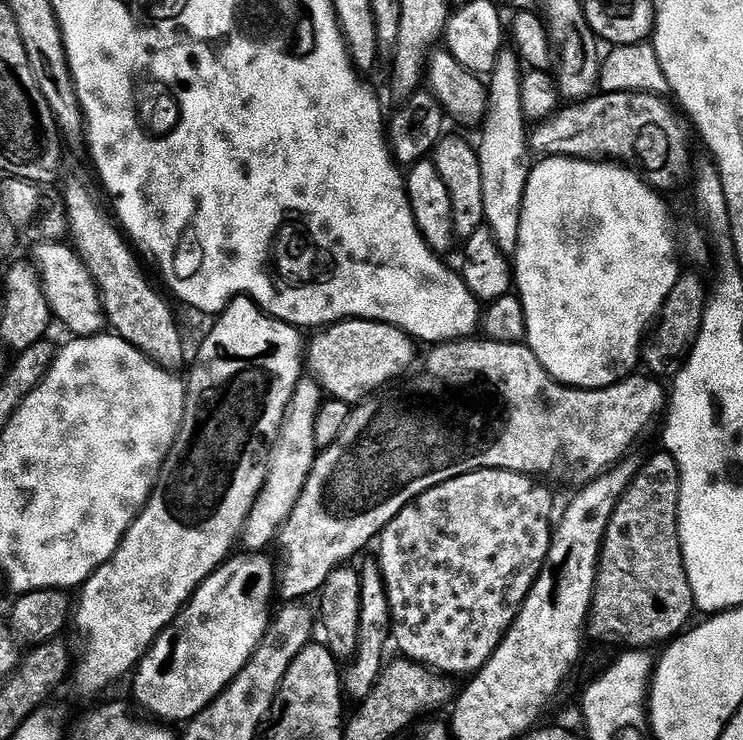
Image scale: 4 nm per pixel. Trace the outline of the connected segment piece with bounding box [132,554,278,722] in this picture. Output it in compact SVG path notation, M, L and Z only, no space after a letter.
M236 554L225 560L201 582L192 593L192 599L184 605L178 623L169 624L136 665L132 692L137 702L149 712L149 717L160 722L192 721L212 700L223 694L263 642L274 619L272 595L275 597L278 592L278 568L272 565L271 558L266 556L268 554L243 555Z

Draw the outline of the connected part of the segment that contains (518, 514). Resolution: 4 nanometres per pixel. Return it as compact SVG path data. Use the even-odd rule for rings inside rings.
M486 468L479 472L467 472L458 478L450 478L450 482L442 482L430 490L426 490L417 500L412 500L397 516L385 526L378 537L380 556L378 563L384 576L385 590L388 591L389 609L392 611L391 639L400 647L401 657L413 660L431 668L433 672L441 673L449 678L456 676L471 677L480 671L498 650L504 635L516 621L516 615L524 604L524 599L530 594L533 582L538 578L542 566L548 557L552 545L554 524L552 520L552 492L539 484L539 479L522 472L511 472L502 468Z

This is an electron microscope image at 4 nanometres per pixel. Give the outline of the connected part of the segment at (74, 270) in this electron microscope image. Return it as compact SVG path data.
M39 241L33 245L32 260L39 269L43 292L55 319L71 331L73 337L88 337L103 333L107 316L103 312L100 292L88 267L71 245L61 241Z

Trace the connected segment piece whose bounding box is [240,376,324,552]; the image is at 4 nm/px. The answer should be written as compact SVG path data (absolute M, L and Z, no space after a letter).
M303 376L295 387L294 398L285 416L284 425L280 428L272 446L270 459L268 462L268 476L259 492L258 498L247 516L244 530L241 532L241 543L245 544L247 551L263 551L271 541L277 539L280 529L289 514L293 512L297 505L298 498L301 497L302 490L305 489L306 479L309 478L310 470L318 455L315 442L315 426L318 414L324 403L324 391L316 378L313 376Z

